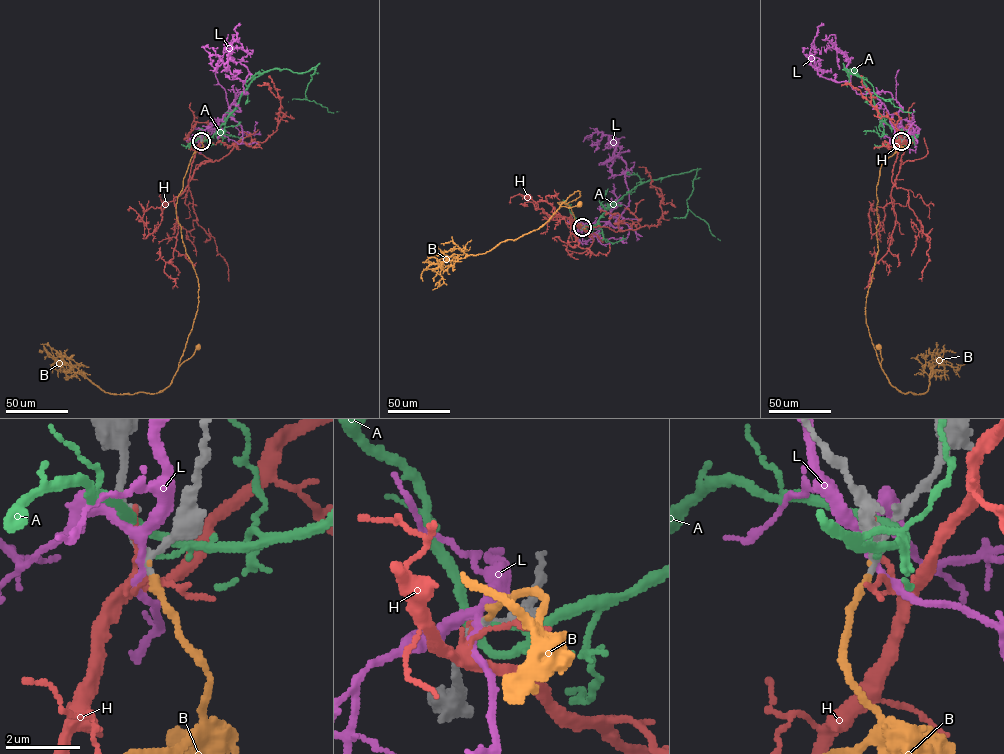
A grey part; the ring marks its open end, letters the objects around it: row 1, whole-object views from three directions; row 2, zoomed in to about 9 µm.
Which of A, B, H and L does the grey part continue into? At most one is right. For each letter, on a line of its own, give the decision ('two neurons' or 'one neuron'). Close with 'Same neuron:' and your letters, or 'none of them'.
A: two neurons
B: one neuron
H: two neurons
L: two neurons
Same neuron: B

